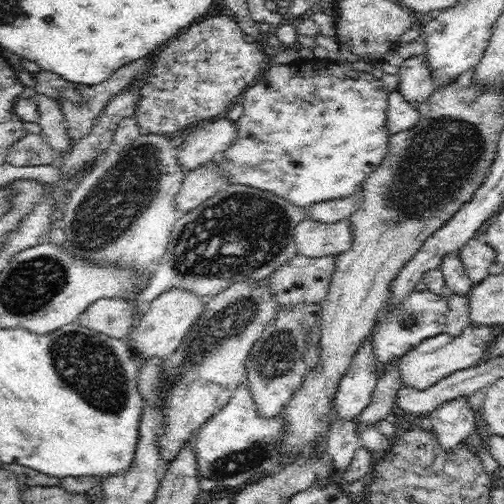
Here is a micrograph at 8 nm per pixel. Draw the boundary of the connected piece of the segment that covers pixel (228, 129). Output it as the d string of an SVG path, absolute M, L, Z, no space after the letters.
M218 117L210 119L203 124L198 124L188 130L188 135L178 149L178 163L186 172L202 167L207 163L218 160L219 155L232 146L237 135L236 122Z

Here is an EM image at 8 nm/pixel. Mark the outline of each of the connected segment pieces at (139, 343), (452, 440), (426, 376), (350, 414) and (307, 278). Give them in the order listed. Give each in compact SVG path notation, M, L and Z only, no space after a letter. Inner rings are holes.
M169 289L141 311L140 323L132 328L127 342L132 353L141 358L166 360L180 346L186 334L204 310L207 299L196 297L192 291Z
M466 396L444 402L428 413L439 446L444 450L454 450L475 433L475 410L468 404Z
M468 325L462 334L452 336L446 332L432 336L420 342L416 348L413 348L408 354L400 357L395 364L395 368L400 371L402 382L406 386L411 386L418 390L430 388L432 384L436 384L442 378L450 376L456 370L464 370L465 368L474 366L483 360L483 356L491 343L488 343L490 334L494 334L491 326L474 326Z
M372 335L364 340L352 356L348 372L340 378L333 400L333 408L340 420L354 421L370 404L372 392L379 380L379 365L373 353Z
M297 253L289 258L267 280L270 284L270 295L278 305L296 306L296 304L323 304L328 296L329 284L334 274L336 256L310 258Z

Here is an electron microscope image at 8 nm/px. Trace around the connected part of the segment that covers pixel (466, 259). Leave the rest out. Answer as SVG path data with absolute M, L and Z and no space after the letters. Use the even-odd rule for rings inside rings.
M475 236L462 246L458 255L471 282L476 285L489 275L488 268L495 262L497 254L484 238Z

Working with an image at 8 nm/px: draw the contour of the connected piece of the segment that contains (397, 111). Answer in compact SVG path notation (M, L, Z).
M398 90L388 92L386 128L389 136L411 129L418 122L420 113Z

